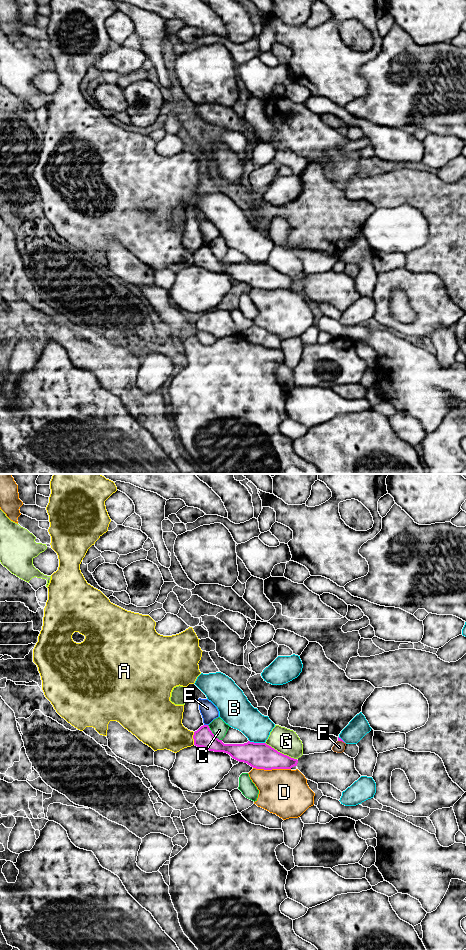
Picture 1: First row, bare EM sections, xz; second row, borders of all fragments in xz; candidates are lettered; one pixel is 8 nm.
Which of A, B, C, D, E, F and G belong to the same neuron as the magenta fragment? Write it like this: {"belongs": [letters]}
{"belongs": []}

